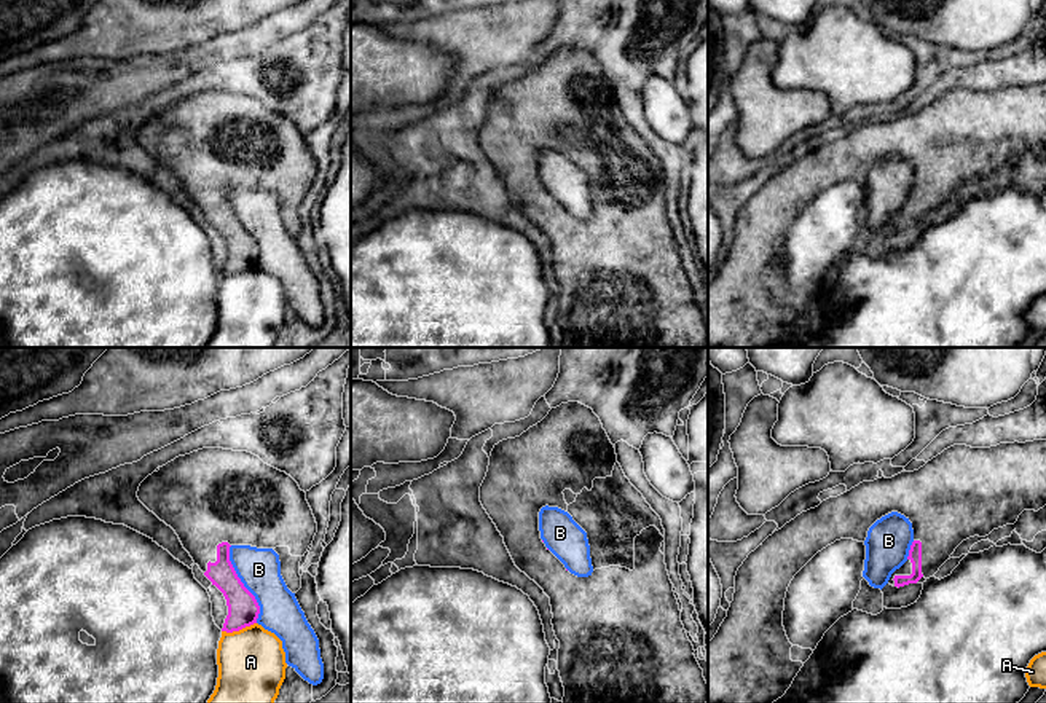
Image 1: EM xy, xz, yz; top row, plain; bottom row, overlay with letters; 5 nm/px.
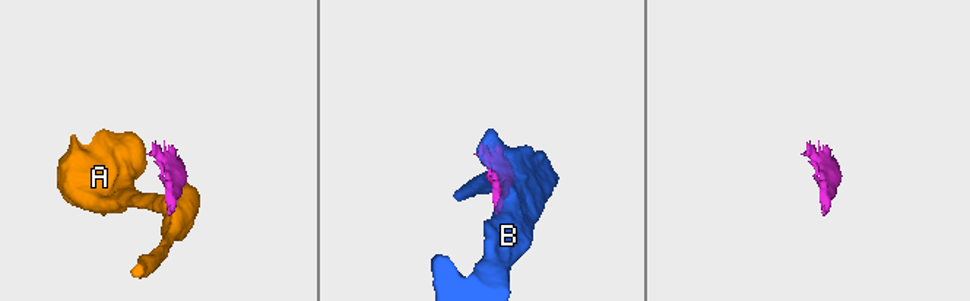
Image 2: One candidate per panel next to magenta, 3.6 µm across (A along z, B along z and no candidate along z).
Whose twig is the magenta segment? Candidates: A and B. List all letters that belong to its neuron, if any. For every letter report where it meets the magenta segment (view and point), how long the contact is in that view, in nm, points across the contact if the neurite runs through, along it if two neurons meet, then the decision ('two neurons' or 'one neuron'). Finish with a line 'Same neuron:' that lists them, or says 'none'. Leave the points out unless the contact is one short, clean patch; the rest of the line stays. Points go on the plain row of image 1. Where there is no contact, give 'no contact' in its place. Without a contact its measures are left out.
A: contact xy (238, 273); length 180 nm; two neurons
B: contact xy (243, 227); length 420 nm; two neurons
Same neuron: none

